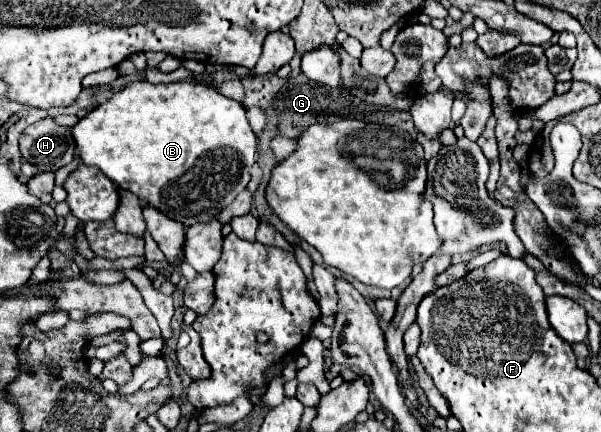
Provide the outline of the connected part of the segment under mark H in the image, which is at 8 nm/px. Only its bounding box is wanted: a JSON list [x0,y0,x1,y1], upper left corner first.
[20,118,74,172]

